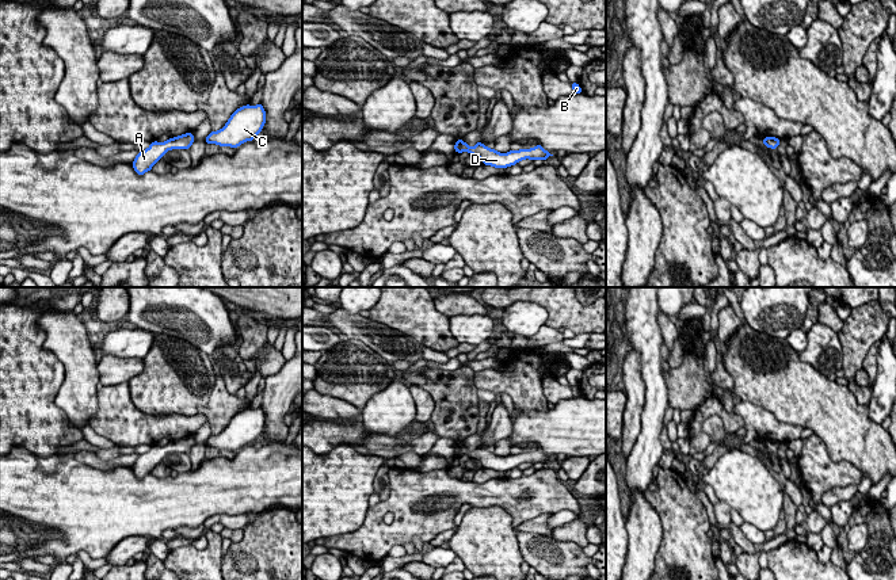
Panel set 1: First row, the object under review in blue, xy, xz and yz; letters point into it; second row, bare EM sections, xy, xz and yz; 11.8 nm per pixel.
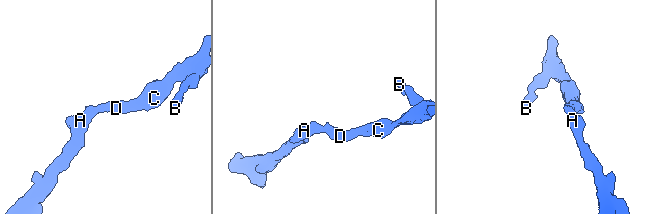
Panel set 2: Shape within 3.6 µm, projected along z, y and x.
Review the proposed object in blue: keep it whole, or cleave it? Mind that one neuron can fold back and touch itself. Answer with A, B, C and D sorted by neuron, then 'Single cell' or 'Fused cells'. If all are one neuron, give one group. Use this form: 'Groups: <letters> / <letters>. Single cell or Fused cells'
Groups: A B C D. Single cell

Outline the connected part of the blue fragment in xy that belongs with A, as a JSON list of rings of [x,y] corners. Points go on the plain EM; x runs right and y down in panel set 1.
[[[186,436],[183,439],[169,442],[165,446],[152,446],[150,450],[142,455],[138,455],[134,462],[133,472],[138,478],[144,478],[150,474],[153,468],[157,466],[171,453],[188,453],[194,446],[194,438]]]

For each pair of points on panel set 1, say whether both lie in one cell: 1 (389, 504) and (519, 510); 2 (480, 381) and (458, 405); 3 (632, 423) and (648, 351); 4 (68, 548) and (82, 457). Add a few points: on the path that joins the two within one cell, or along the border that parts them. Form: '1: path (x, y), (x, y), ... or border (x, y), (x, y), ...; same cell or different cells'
1: path (422, 496), (434, 492), (487, 493); same cell
2: border (473, 371), (473, 384), (477, 388); different cells
3: border (632, 348), (639, 353), (644, 382), (641, 411); different cells
4: border (87, 465), (95, 469), (118, 468); different cells

